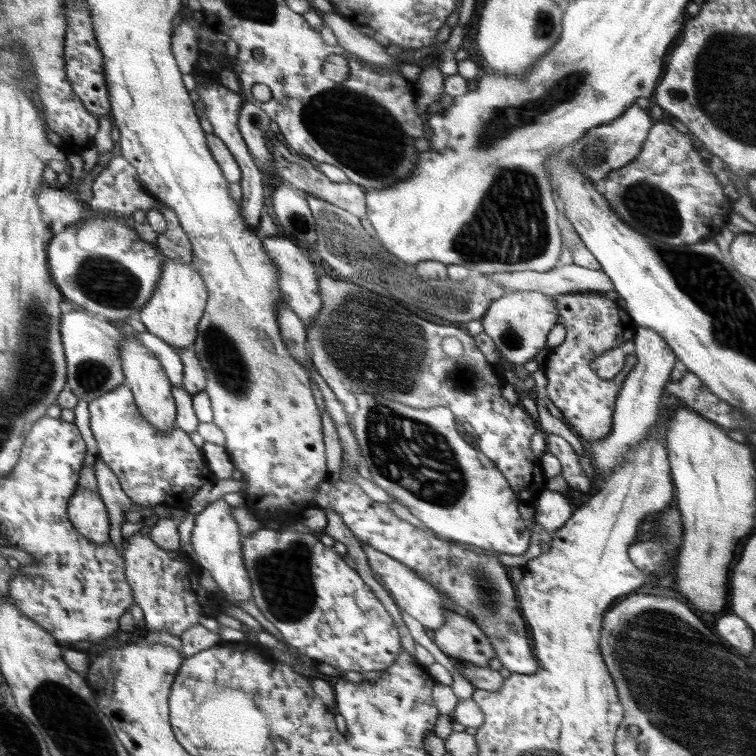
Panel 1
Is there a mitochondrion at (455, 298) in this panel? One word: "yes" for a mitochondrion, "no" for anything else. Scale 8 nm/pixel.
yes

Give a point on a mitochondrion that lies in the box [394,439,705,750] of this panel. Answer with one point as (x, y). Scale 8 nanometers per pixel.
(488, 591)

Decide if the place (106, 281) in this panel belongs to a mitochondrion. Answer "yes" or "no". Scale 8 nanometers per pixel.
yes

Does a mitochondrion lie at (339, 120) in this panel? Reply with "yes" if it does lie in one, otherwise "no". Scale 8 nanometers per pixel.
yes

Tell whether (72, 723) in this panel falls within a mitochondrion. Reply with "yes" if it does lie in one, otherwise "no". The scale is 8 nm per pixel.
yes

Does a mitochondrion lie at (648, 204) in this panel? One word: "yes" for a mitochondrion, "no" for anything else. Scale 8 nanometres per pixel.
yes

